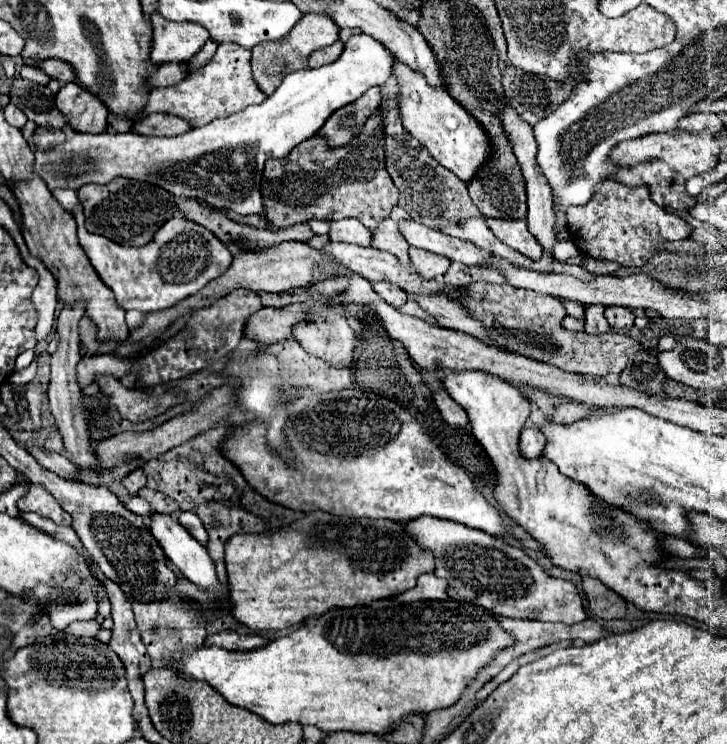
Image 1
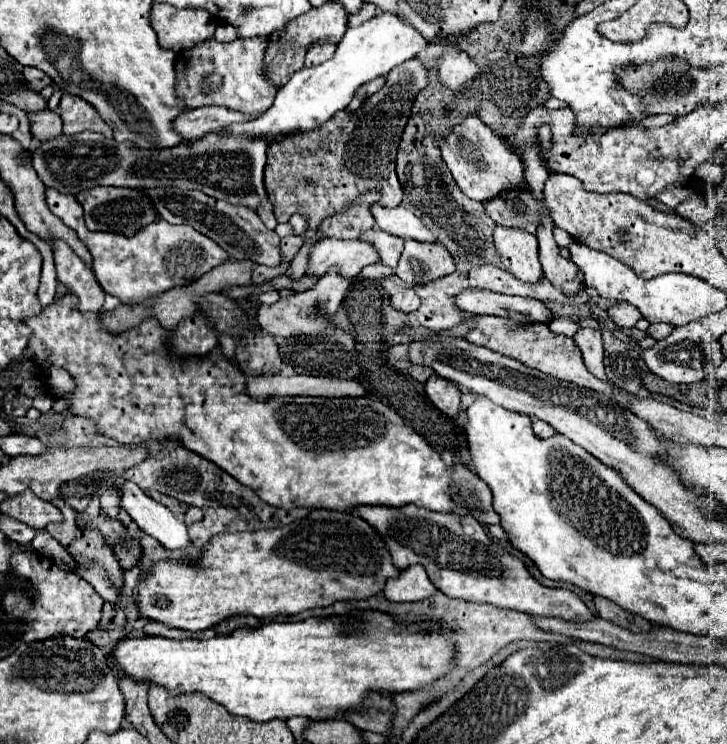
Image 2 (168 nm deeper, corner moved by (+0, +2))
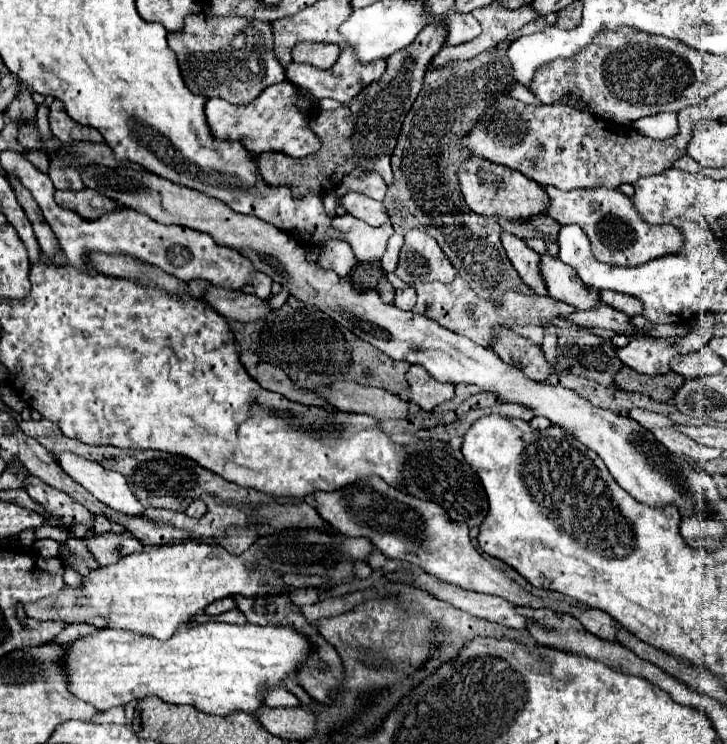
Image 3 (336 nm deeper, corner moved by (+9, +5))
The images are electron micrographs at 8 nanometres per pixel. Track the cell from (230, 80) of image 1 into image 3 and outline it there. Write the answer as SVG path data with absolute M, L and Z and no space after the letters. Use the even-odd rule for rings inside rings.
M188 15L184 29L168 33L168 45L176 53L184 83L192 93L204 97L220 97L234 105L244 105L256 99L266 87L286 79L284 67L274 55L274 37L270 23L248 17L208 17ZM232 55L250 55L236 59ZM242 75L246 79L242 79Z

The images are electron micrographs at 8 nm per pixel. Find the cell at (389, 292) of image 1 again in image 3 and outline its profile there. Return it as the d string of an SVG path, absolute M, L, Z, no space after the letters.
M412 287L408 289L396 289L394 305L400 309L412 309L416 305L416 291Z

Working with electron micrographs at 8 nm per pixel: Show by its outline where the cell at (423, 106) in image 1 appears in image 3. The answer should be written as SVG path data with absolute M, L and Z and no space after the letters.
M468 157L460 165L460 185L468 207L478 215L486 215L486 217L504 217L510 221L532 219L544 215L550 205L546 189L536 187L538 183L534 183L532 179L524 179L524 175L520 175L518 171L506 169L502 165L478 157Z

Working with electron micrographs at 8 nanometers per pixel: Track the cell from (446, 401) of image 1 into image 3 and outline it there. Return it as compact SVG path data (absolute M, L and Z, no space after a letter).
M412 365L406 379L410 385L410 401L420 405L424 411L432 411L436 405L454 397L454 385L436 381L424 367Z

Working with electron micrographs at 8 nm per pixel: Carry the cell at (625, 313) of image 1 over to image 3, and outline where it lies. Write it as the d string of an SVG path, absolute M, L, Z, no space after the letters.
M600 291L600 299L602 299L606 305L610 305L610 307L614 307L614 309L618 309L618 311L630 315L630 317L642 315L642 311L644 311L642 301L638 301L638 299L632 297L632 295L618 293L618 291Z

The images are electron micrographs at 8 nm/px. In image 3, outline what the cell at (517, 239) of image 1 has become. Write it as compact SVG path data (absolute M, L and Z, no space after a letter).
M502 233L502 243L504 243L508 259L512 261L514 269L518 271L522 281L530 289L534 289L538 295L548 295L544 277L540 273L540 255L536 251L532 251L530 247L526 247L522 239L518 239L510 233Z

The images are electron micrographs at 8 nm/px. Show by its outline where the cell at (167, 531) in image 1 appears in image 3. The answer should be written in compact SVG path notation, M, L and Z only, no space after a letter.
M70 451L58 453L58 455L54 455L54 459L64 469L66 475L70 475L82 487L86 487L96 499L100 499L108 507L122 511L126 515L144 513L142 503L132 495L126 479L122 475L118 475L116 471L108 471L102 465L92 463Z

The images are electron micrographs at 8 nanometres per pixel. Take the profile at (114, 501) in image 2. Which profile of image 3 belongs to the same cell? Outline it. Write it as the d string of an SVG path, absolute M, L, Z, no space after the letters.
M98 515L96 519L94 519L94 531L96 533L124 533L126 529L124 527L120 527L118 523L112 523L110 519L106 519L104 515Z

